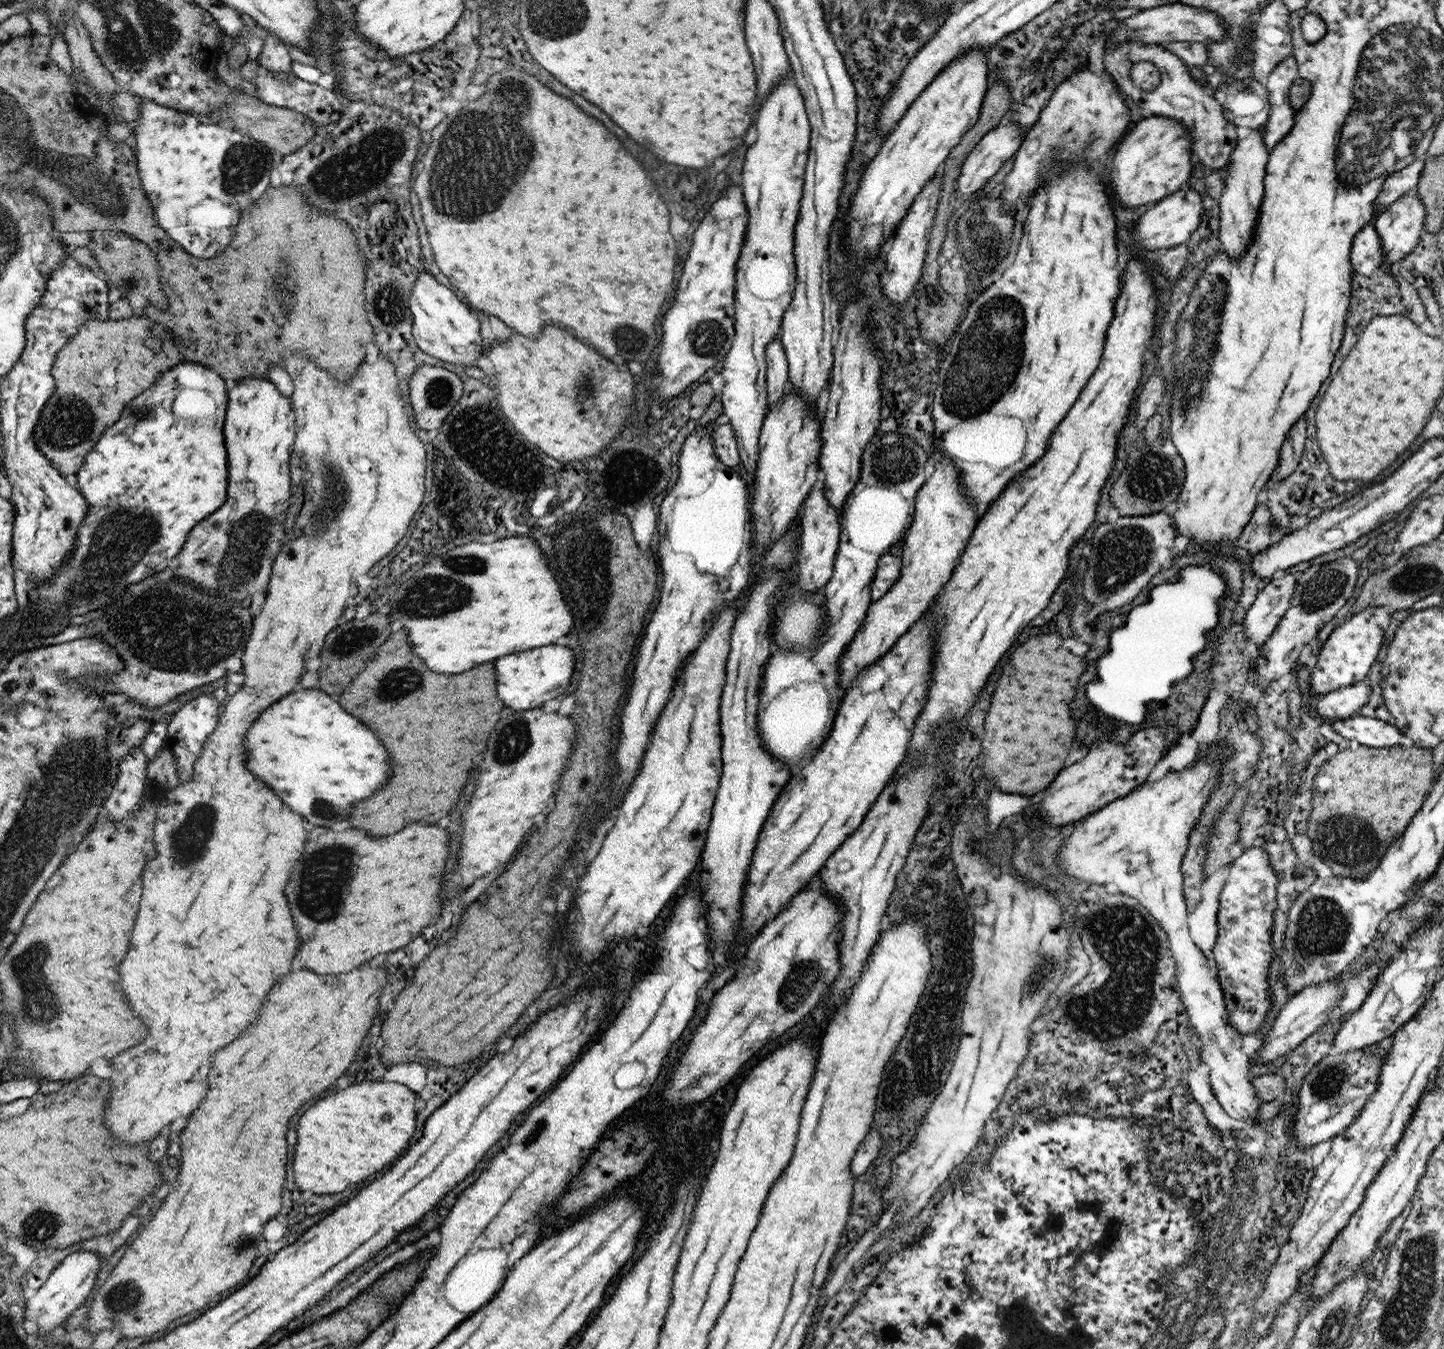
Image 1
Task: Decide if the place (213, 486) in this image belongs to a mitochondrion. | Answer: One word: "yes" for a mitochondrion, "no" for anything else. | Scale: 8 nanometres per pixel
no

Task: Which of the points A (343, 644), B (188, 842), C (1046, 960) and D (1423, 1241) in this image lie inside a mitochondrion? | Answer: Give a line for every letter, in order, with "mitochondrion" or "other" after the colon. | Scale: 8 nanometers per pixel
A: mitochondrion
B: mitochondrion
C: mitochondrion
D: mitochondrion

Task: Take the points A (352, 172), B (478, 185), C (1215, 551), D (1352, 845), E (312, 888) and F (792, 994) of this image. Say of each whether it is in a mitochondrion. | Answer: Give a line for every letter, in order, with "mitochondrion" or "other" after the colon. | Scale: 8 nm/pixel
A: mitochondrion
B: mitochondrion
C: other
D: mitochondrion
E: mitochondrion
F: mitochondrion

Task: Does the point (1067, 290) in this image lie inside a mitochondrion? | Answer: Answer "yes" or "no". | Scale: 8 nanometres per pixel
no

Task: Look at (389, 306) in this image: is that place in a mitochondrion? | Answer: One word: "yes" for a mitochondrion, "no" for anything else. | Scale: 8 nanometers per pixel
yes

